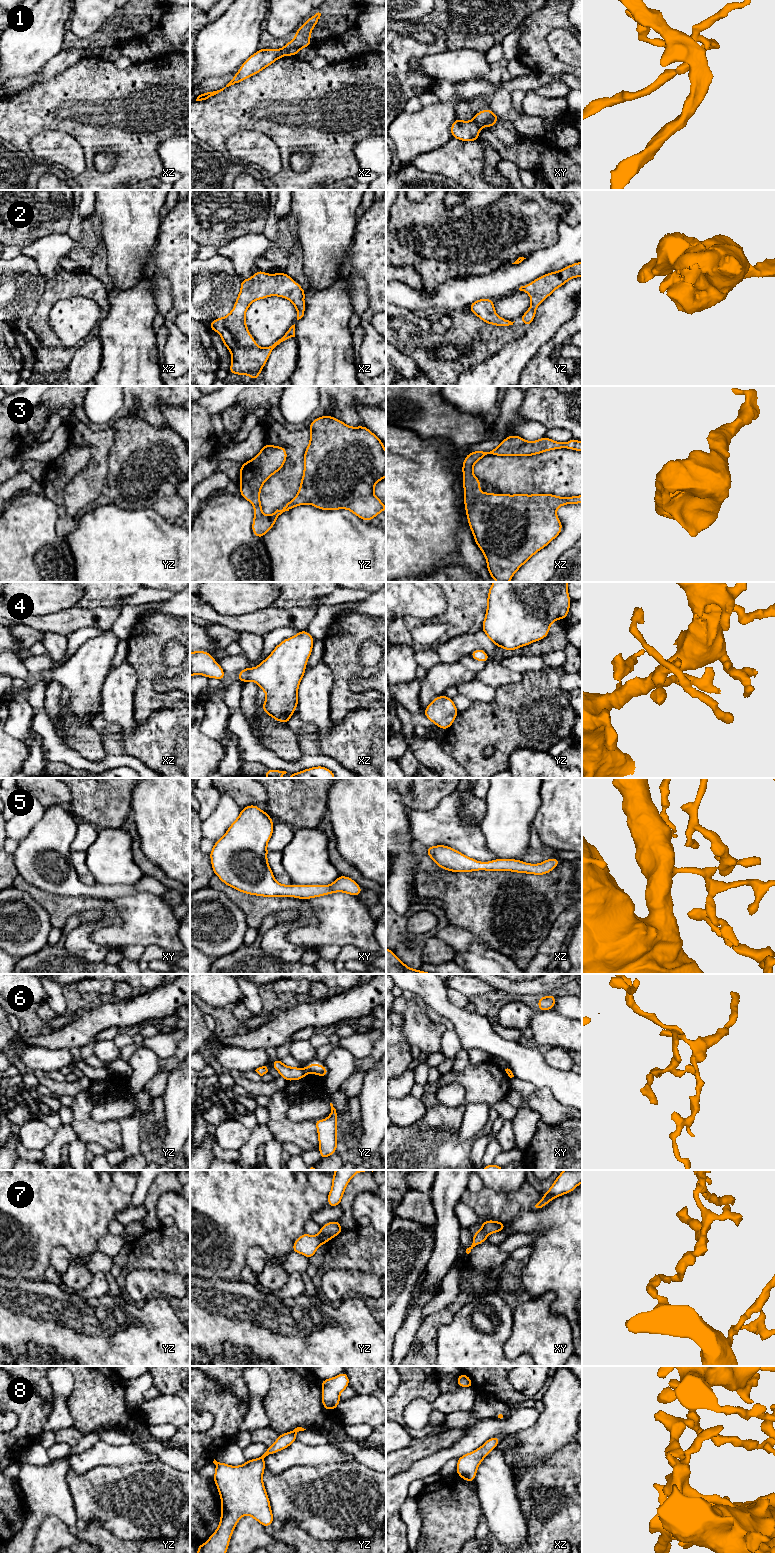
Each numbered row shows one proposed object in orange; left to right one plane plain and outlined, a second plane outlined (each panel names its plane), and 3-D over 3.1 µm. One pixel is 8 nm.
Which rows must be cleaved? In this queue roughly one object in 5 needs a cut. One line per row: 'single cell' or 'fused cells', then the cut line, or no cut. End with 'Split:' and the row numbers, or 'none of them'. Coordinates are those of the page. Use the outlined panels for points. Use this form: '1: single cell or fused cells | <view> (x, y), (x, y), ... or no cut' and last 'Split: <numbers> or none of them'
1: fused cells | xy (473, 120), (480, 127)
2: single cell | no cut
3: single cell | no cut
4: single cell | no cut
5: single cell | no cut
6: fused cells | yz (305, 1069), (307, 1072)
7: single cell | no cut
8: single cell | no cut
Split: 1, 6

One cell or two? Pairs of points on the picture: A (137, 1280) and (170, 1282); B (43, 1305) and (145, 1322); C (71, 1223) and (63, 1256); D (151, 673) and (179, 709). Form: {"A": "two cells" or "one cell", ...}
{"A": "one cell", "B": "one cell", "C": "two cells", "D": "two cells"}

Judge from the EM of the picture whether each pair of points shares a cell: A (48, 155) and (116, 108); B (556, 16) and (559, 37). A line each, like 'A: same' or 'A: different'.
A: different
B: different

